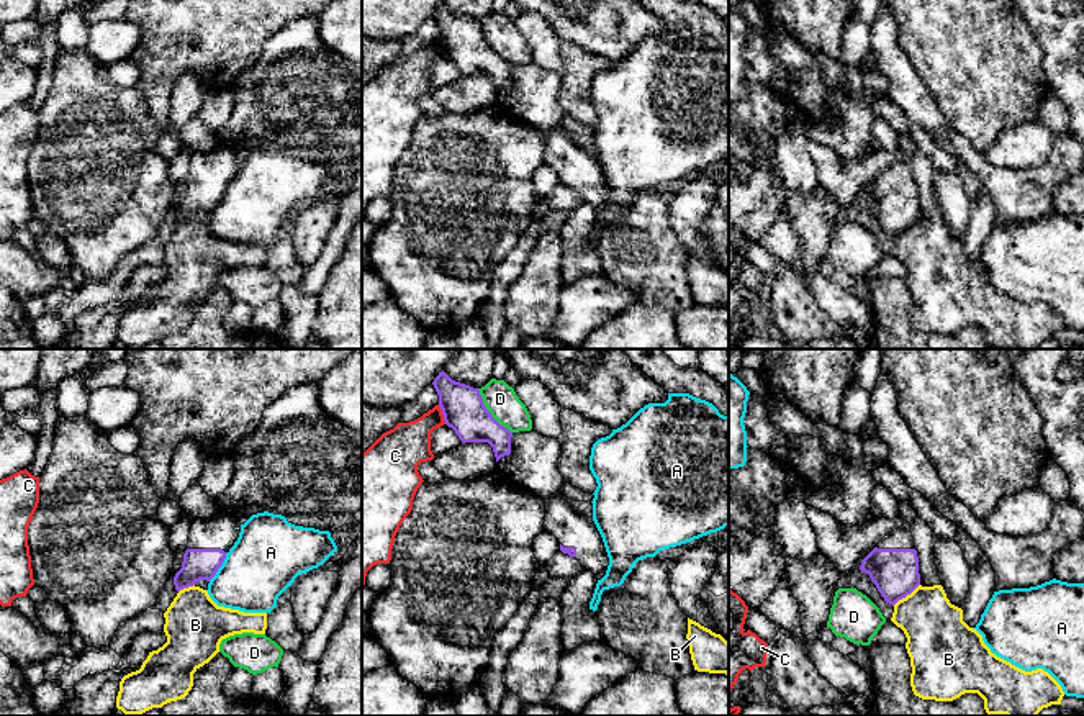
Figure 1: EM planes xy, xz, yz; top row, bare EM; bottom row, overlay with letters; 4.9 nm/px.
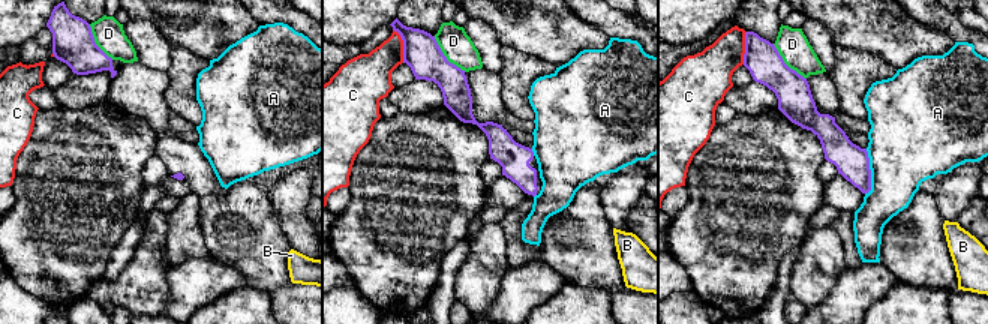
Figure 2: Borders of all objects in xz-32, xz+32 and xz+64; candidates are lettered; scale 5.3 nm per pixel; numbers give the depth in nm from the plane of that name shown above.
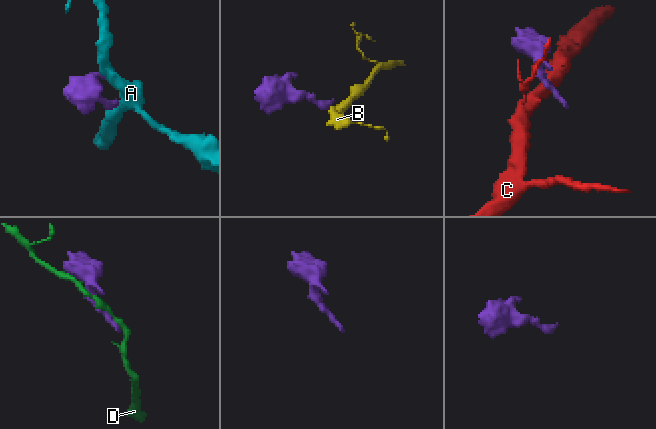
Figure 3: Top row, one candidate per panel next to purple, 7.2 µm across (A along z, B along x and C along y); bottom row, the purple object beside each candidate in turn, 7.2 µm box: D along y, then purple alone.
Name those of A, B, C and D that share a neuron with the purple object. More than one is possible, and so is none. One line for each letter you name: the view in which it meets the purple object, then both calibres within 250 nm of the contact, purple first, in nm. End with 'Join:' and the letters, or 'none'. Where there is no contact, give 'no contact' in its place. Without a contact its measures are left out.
Join: none

